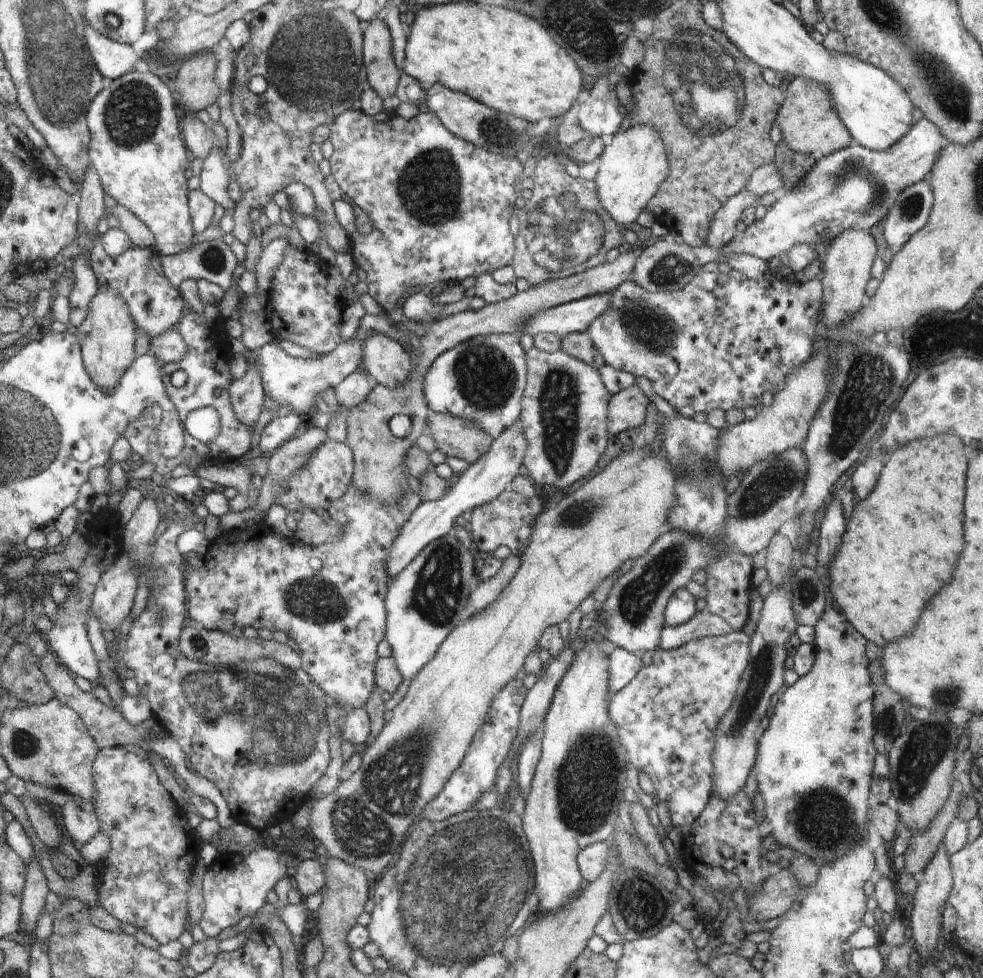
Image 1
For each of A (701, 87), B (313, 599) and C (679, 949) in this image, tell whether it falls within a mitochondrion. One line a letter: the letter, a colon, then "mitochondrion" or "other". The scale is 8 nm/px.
A: mitochondrion
B: mitochondrion
C: other

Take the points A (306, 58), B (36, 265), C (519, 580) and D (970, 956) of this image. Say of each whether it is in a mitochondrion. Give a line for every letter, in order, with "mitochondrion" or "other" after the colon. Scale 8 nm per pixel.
A: mitochondrion
B: other
C: other
D: other

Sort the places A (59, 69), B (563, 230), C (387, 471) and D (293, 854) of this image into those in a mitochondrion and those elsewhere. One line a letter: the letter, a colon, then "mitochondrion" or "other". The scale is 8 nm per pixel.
A: mitochondrion
B: mitochondrion
C: mitochondrion
D: other

